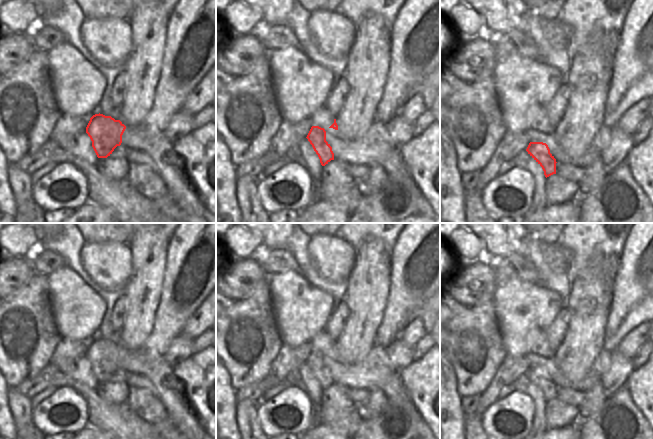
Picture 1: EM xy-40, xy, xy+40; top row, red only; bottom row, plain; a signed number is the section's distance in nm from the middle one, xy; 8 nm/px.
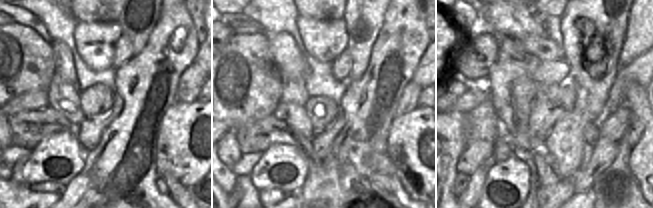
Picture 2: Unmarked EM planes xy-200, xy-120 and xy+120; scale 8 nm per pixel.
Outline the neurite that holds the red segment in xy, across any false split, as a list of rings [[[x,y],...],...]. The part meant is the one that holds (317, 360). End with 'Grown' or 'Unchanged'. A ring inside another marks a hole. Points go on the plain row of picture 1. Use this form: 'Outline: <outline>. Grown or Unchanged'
Outline: [[[312,350],[306,362],[318,379],[322,390],[334,384],[334,377],[330,368],[326,365],[326,355],[324,352]]]. Unchanged.

